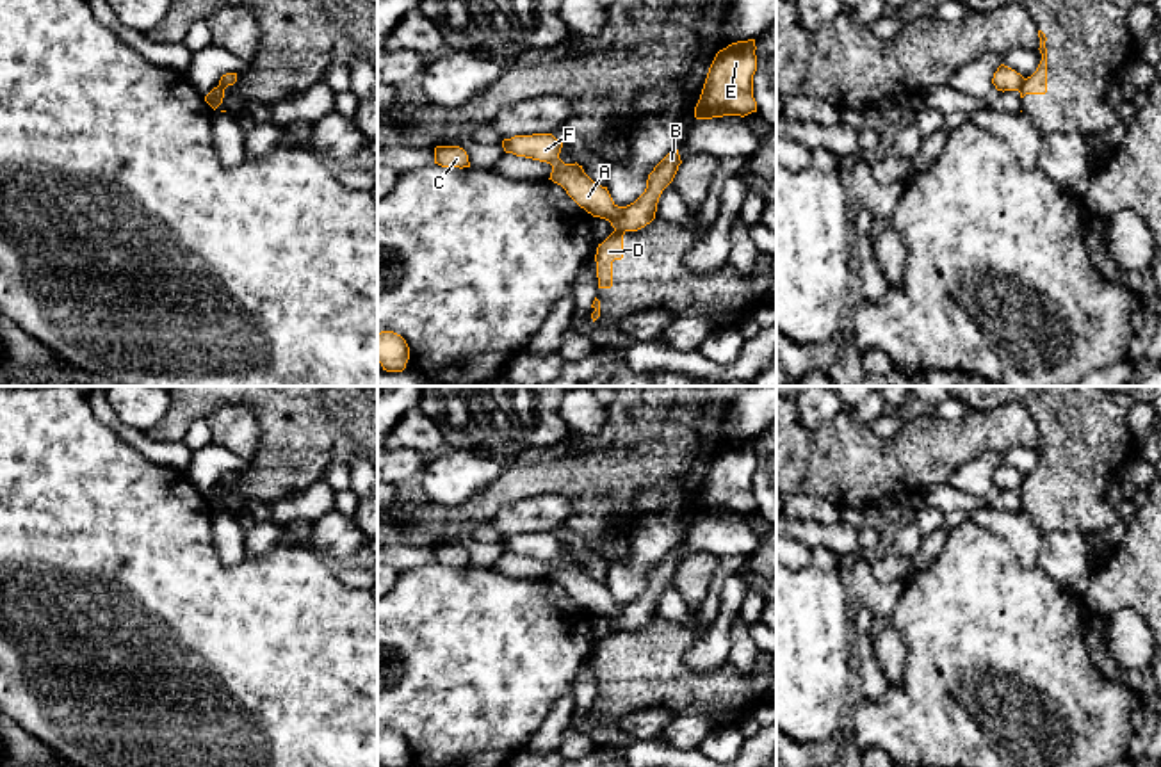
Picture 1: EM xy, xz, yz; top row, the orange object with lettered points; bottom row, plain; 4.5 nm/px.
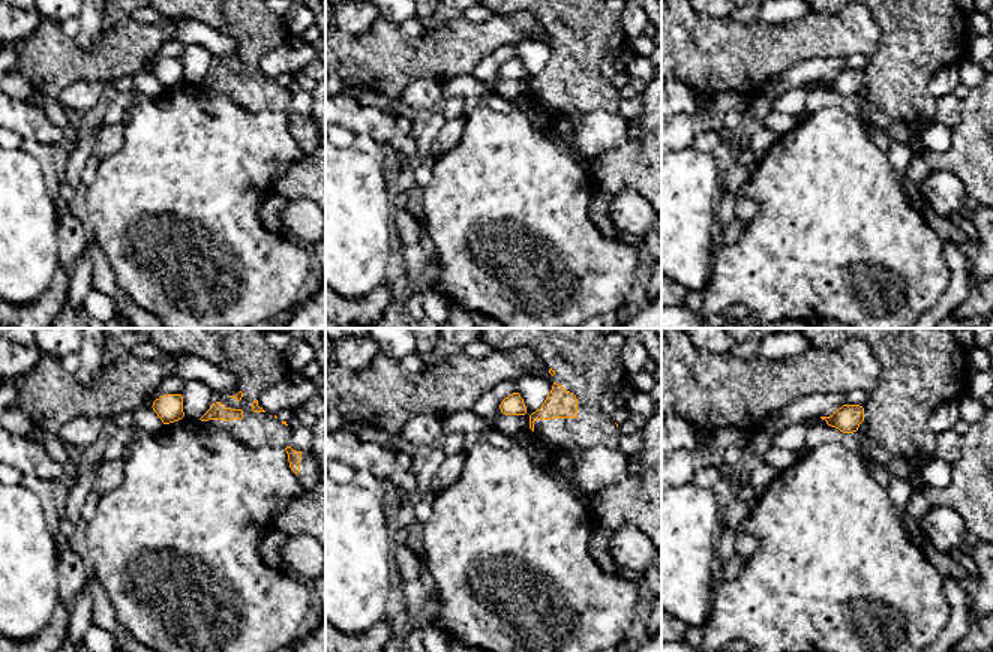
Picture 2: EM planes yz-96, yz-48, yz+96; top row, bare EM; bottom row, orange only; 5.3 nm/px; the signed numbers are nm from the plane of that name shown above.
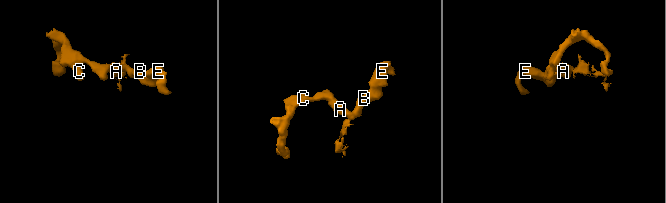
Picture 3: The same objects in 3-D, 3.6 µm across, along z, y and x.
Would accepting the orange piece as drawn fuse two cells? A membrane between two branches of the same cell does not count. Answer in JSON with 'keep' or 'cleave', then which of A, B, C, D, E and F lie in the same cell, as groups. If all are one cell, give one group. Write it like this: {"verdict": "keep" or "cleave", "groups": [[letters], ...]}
{"verdict": "cleave", "groups": [["A", "B", "C", "E", "F"], ["D"]]}

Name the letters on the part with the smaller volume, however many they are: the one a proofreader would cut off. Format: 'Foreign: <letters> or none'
Foreign: D

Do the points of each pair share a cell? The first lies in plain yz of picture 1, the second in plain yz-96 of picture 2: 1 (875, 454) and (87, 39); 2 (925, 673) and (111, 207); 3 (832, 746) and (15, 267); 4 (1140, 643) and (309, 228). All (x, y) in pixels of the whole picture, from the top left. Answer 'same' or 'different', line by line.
1: different
2: same
3: different
4: same

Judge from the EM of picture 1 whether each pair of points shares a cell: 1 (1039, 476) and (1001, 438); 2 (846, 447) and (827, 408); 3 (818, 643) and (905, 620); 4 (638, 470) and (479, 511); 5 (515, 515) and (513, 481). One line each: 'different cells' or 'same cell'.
1: different cells
2: different cells
3: different cells
4: same cell
5: different cells

